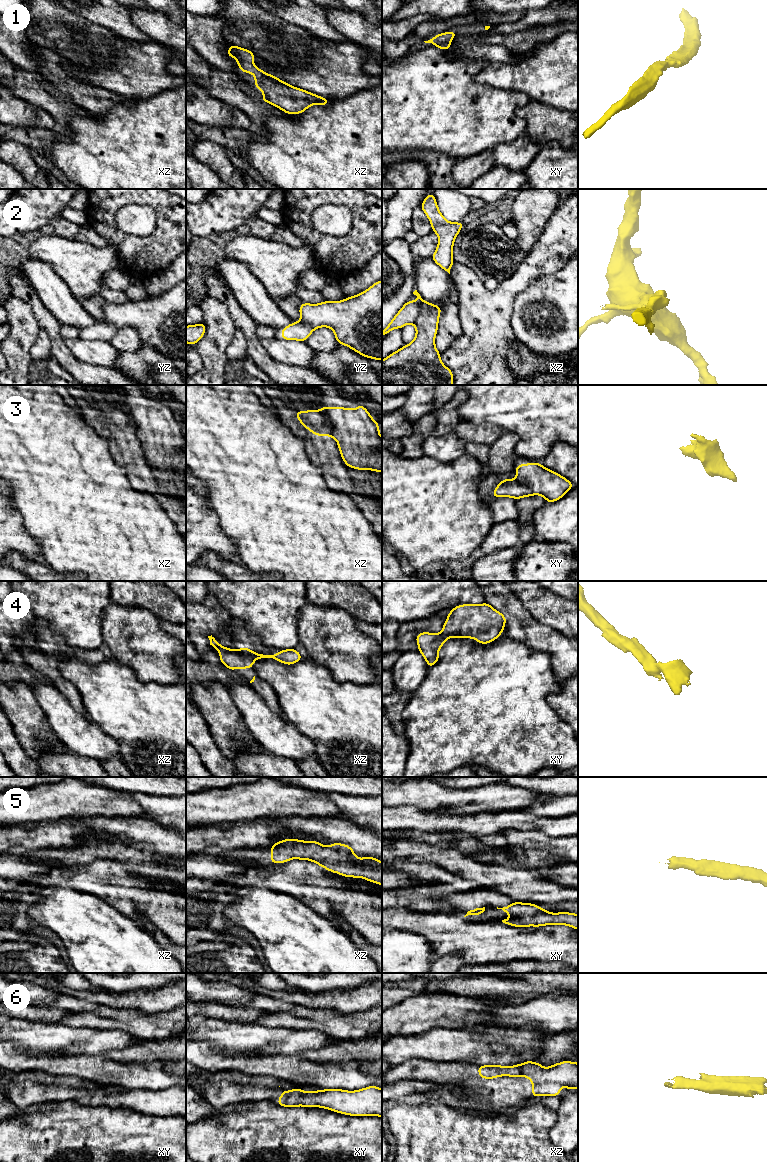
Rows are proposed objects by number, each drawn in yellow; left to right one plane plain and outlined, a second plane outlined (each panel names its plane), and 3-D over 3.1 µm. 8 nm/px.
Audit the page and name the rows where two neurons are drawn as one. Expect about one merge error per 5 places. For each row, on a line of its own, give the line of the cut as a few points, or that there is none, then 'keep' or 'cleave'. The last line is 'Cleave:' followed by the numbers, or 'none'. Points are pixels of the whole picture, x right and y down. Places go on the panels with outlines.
1: cut none; keep
2: cut xz (423, 300), (420, 311), (412, 323); cleave
3: cut xz (321, 412), (332, 424), (330, 435); cleave
4: cut xz (240, 651), (254, 659); cleave
5: cut none; keep
6: cut none; keep
Cleave: 2, 3, 4

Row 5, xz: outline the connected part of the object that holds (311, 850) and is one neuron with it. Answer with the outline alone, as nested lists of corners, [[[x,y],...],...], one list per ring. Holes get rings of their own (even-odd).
[[[284,839],[272,844],[270,848],[270,863],[285,863],[293,858],[310,860],[332,873],[344,877],[361,877],[382,885],[382,862],[371,856],[362,859],[356,857],[349,845],[333,843],[323,846],[313,840]]]

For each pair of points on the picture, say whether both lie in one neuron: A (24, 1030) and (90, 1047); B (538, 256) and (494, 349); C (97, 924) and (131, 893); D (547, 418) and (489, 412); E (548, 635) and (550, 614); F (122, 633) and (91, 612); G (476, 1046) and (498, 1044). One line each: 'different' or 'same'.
A: same
B: same
C: different
D: same
E: different
F: different
G: same

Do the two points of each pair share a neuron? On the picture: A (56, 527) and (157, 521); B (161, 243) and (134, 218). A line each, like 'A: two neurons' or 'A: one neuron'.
A: one neuron
B: two neurons

